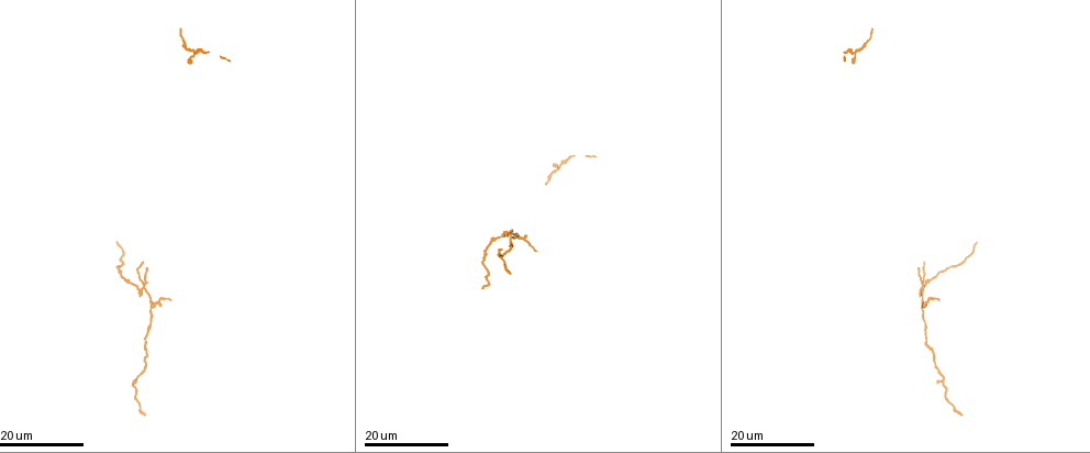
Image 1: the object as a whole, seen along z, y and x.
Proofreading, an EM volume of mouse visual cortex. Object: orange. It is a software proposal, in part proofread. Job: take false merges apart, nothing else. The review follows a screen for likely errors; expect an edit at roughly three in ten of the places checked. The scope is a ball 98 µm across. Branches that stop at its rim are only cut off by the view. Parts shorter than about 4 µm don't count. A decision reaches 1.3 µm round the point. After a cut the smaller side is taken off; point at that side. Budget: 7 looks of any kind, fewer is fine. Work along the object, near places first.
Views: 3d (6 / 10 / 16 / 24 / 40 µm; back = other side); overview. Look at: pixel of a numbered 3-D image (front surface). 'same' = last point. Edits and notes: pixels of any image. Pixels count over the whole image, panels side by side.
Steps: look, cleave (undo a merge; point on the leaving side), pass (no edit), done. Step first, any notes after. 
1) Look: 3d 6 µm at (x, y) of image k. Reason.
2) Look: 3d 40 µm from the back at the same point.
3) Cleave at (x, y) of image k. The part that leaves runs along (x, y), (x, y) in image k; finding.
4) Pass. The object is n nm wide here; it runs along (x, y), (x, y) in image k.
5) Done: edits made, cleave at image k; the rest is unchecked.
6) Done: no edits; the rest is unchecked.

Look: 3d 16 µm at (921, 286) of image 1. Three-way junction.

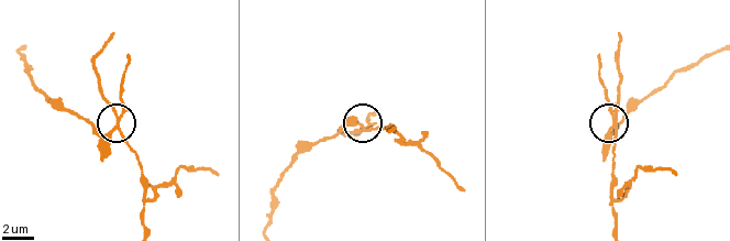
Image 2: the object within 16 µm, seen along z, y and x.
Look: 3d 10 µm at (116, 128) of image 2.

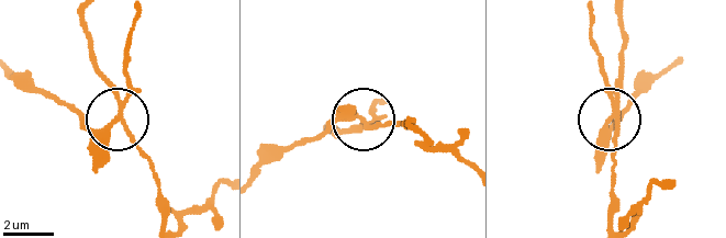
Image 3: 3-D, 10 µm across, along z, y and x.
Cleave at (102, 138) of image 3. The side arm is 24 µm long; 3 arms meet here; a second neuron is stuck on.

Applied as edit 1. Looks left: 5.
Look: overview.

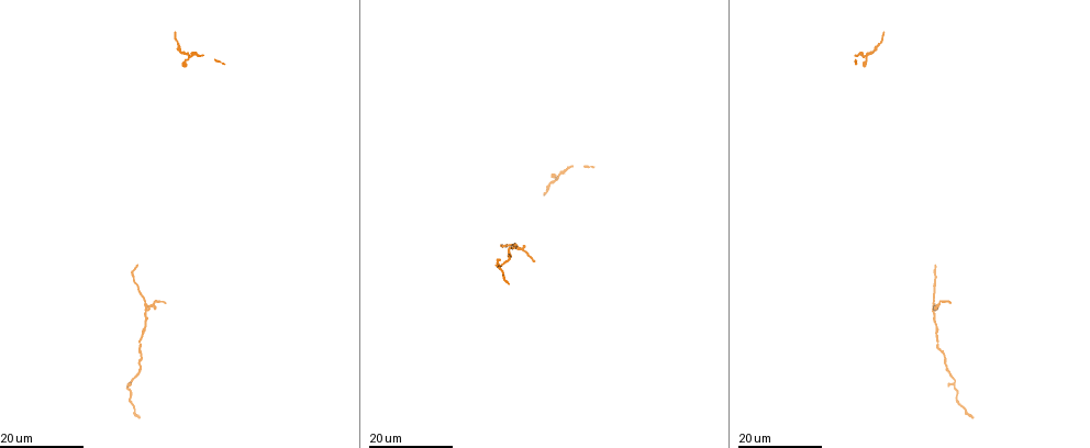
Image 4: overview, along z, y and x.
Look: 3d 16 µm at (146, 309) of image 4. A fork.

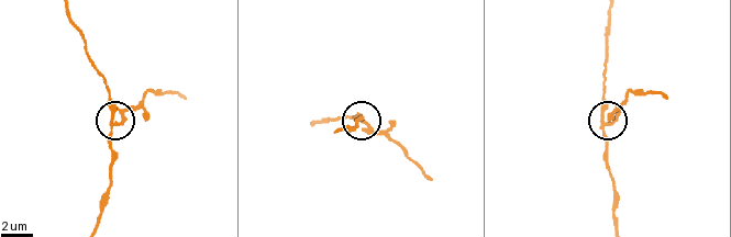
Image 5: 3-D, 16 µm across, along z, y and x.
Look: 3d 6 µm at (116, 124) of image 5.

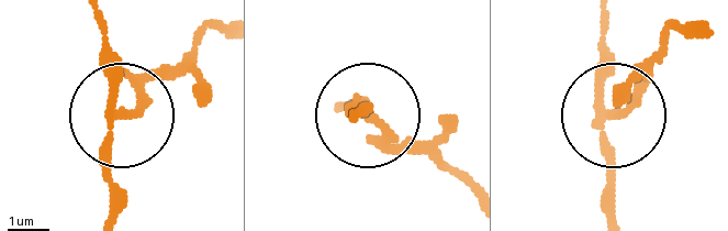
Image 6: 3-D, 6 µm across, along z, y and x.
Cleave at (136, 75) of image 6. The part that leaves runs along (116, 110), (217, 30) in image 6; a second neuron is stuck on.

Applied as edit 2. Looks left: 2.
Done: edits made, cleave at image 3, cleave at image 6; the rest is unchecked.

